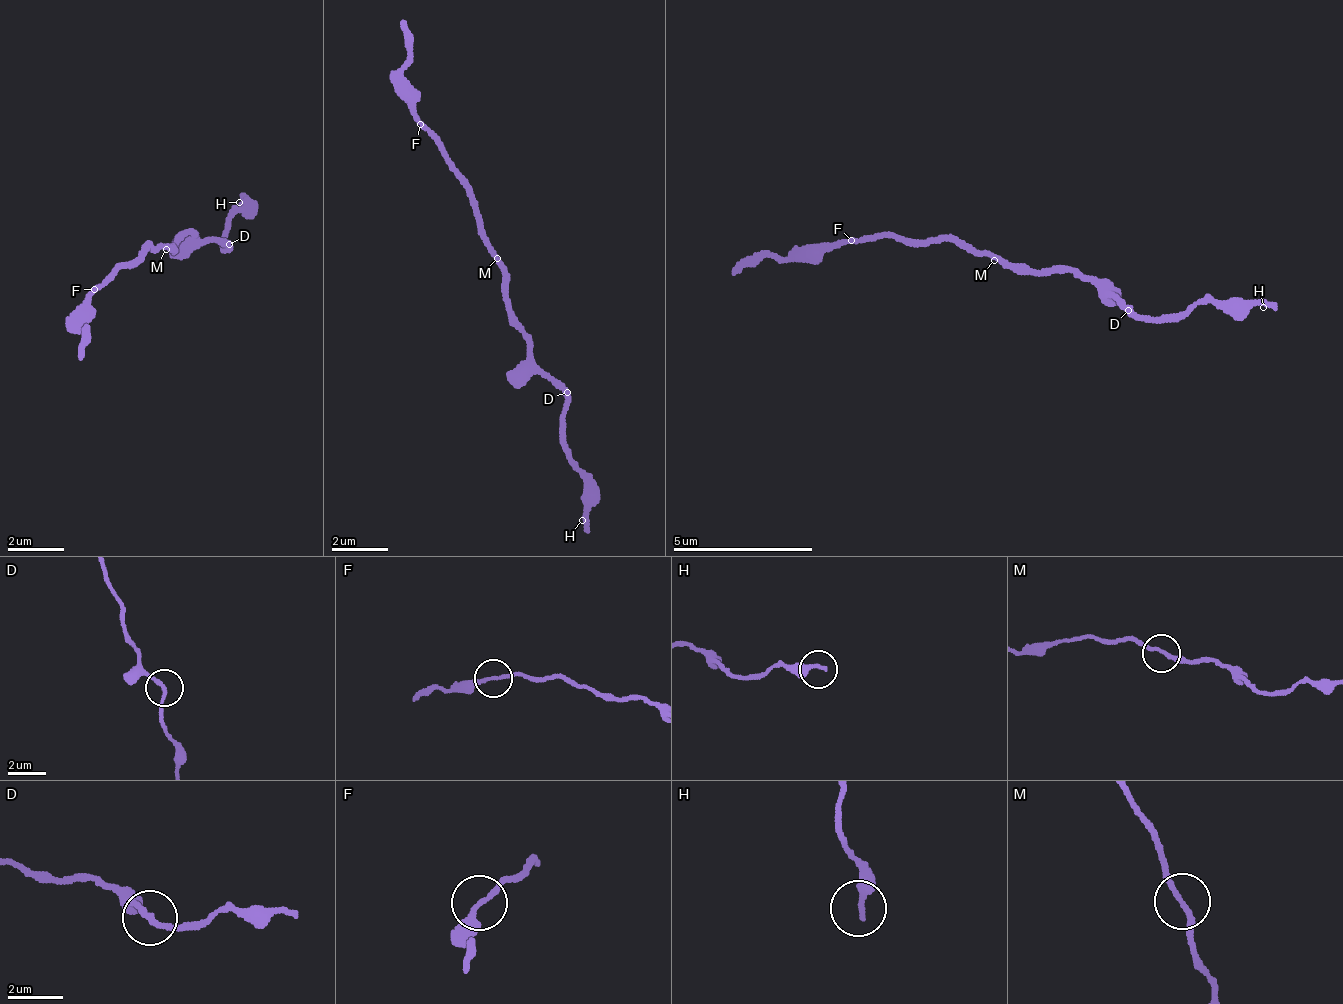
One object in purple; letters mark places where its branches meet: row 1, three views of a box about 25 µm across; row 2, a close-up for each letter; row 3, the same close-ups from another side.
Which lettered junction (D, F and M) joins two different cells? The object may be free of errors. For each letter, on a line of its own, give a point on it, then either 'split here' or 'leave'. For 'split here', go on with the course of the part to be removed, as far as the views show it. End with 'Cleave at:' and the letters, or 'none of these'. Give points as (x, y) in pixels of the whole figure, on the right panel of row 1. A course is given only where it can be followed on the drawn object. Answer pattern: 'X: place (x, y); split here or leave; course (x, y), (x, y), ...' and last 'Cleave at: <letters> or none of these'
D: place (1128, 310); leave
F: place (851, 240); leave
M: place (994, 260); leave
Cleave at: none of these

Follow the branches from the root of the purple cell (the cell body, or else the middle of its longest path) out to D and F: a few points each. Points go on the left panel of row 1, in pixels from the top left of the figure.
D: (166, 247), (172, 252), (171, 242), (190, 231), (204, 240), (217, 236), (231, 245)
F: (166, 247), (159, 245), (160, 248), (153, 244), (147, 253), (114, 267), (108, 278), (101, 280), (94, 289)

